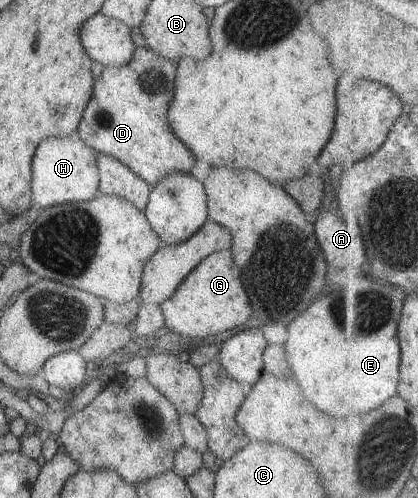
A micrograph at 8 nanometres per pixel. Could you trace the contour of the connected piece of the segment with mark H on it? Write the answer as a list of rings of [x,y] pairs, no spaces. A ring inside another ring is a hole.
[[[76,132],[64,138],[43,139],[33,155],[31,207],[43,209],[50,205],[82,202],[96,197],[99,194],[97,154],[94,149],[81,141]]]

